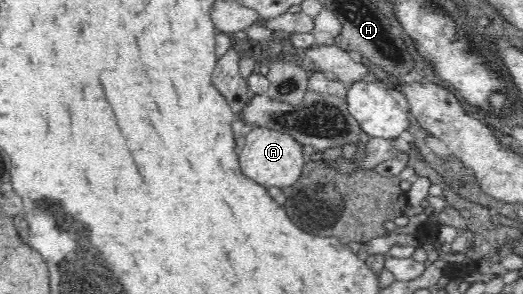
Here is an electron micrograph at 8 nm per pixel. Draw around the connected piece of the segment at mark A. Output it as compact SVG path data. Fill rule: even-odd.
M253 124L252 130L244 136L244 147L239 153L239 164L246 176L260 182L262 186L267 188L277 186L283 189L294 184L302 173L305 164L302 147L303 145L286 131Z

